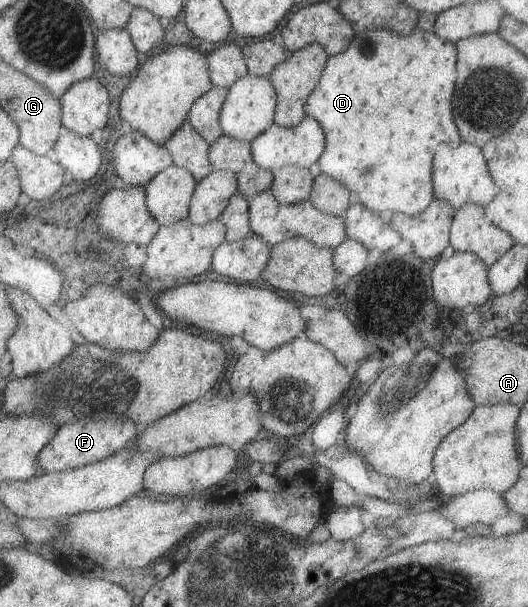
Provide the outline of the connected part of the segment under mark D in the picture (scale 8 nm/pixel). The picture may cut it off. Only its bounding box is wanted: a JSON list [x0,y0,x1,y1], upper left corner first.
[304,27,462,216]

